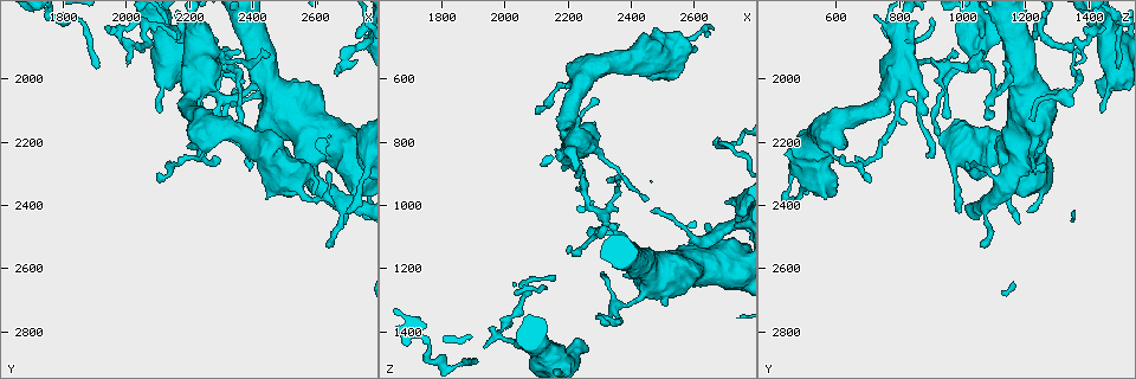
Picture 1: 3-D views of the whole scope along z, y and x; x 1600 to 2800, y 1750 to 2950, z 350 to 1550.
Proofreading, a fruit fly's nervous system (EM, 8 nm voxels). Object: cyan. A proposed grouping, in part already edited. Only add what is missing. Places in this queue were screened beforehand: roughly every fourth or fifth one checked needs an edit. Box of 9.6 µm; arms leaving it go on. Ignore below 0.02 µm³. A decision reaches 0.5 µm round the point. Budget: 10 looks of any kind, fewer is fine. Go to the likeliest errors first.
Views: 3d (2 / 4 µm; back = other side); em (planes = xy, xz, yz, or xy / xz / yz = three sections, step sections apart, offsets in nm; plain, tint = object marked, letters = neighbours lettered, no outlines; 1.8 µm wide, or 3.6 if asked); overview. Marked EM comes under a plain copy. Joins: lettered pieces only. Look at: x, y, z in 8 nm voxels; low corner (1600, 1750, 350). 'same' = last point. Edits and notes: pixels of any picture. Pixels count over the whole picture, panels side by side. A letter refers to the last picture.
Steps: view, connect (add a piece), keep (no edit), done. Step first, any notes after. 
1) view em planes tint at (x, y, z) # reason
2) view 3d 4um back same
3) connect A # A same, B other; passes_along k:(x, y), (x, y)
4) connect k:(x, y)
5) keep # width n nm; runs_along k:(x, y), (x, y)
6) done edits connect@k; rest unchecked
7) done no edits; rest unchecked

view em xz step 16 letters at (2350, 1910, 1060) # tapers out

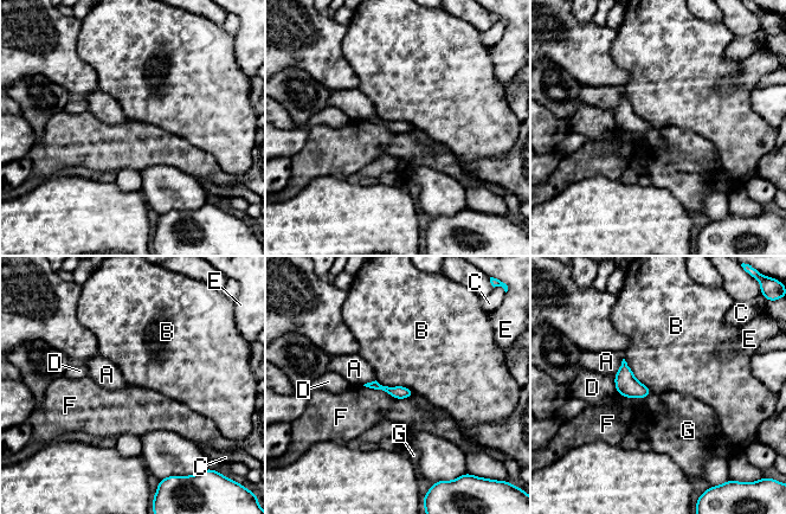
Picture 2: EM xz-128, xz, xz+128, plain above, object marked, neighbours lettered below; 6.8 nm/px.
keep # A other, B other, C other, D other, E other, F other, G other; runs_along 2:(372, 385), (394, 392), (408, 393); no lettered piece goes on from it

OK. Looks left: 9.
view em xz step 4 tint at (2280, 2180, 550) # a narrow waist

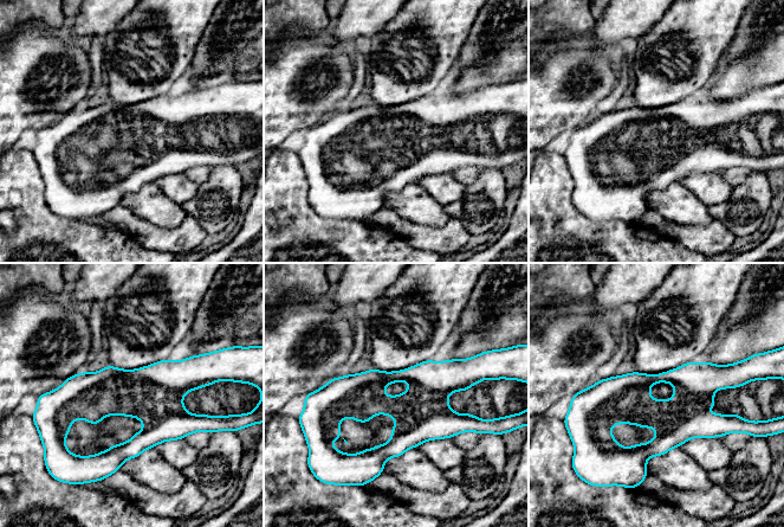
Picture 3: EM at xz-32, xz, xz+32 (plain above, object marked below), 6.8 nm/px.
view em planes tint same

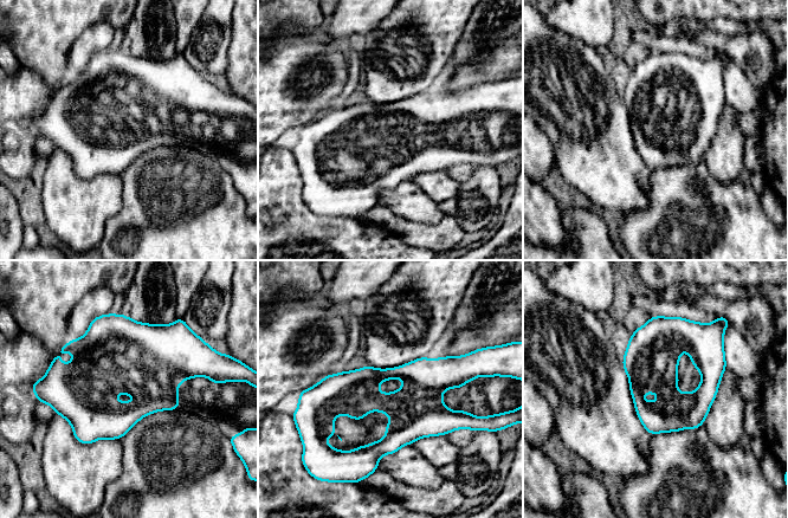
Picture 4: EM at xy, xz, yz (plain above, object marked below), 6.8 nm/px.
view em planes letters same # what lies round it

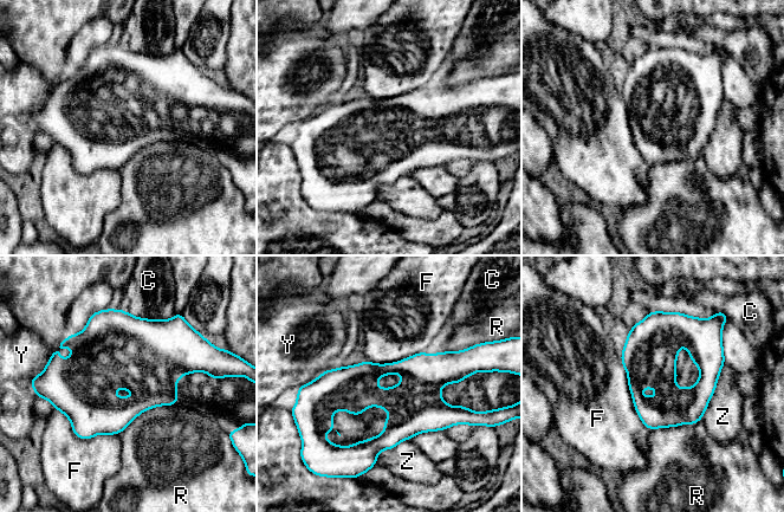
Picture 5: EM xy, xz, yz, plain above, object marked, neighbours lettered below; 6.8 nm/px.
keep # C other, F other, R other, Y other, Z other; runs_along 5:(318, 382), (425, 410), (457, 409); no lettered piece goes on from it

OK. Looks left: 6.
view em planes tint at (2600, 2360, 510) # an open end

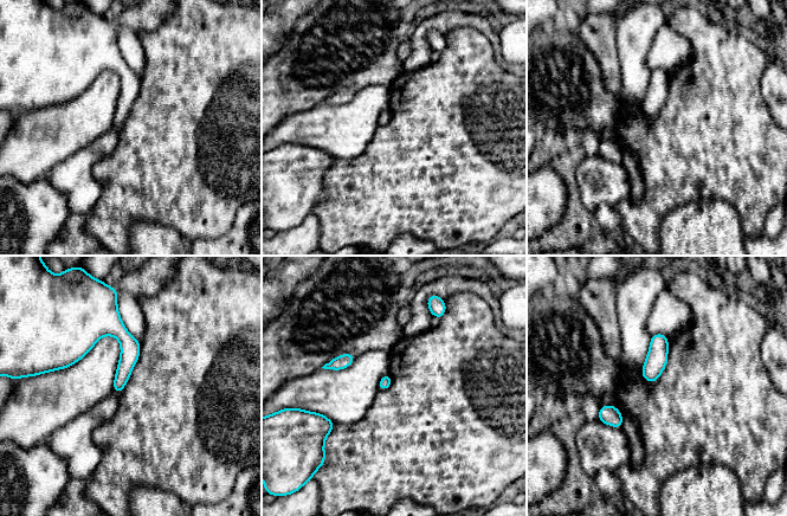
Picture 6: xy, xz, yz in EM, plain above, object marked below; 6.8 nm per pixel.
view em planes letters same

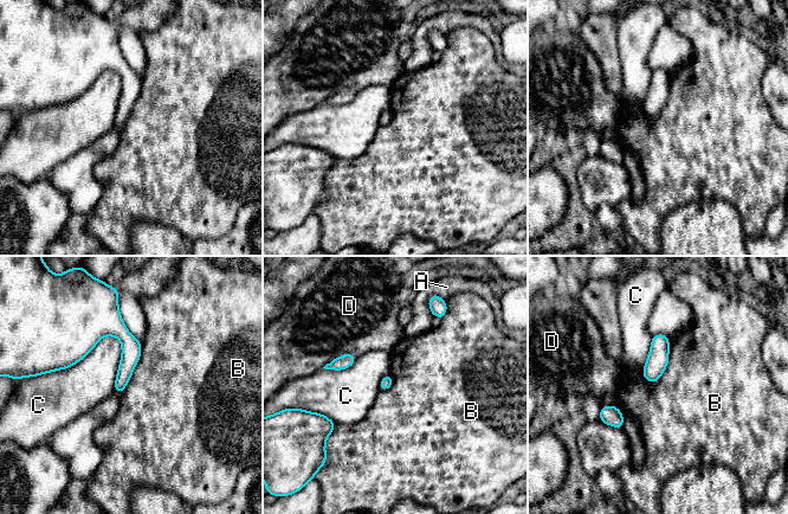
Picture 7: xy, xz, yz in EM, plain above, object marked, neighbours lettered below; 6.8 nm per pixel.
keep # longest_contact C 550 nm; A other, B other, C other, D other; runs_along 7:(117, 319), (128, 340), (118, 390); no lettered piece goes on from it

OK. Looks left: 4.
view em xy step 16 letters at (2250, 2060, 1440) # thick end

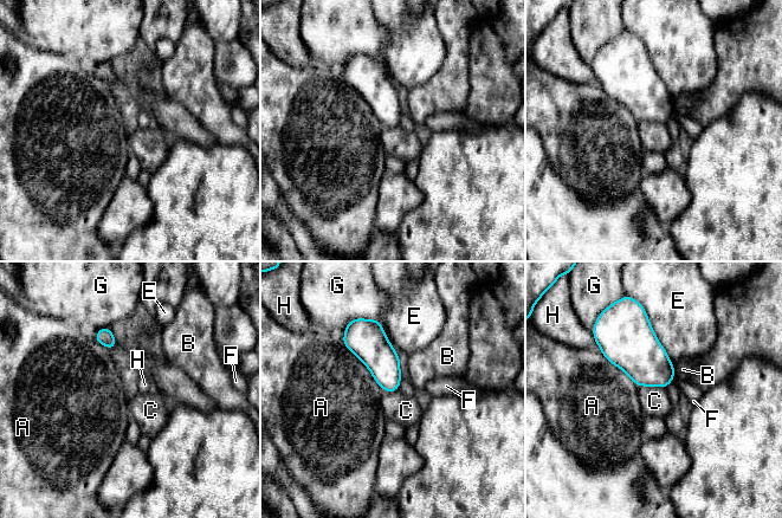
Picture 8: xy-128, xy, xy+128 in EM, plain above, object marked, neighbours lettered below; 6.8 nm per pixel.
keep # longest_contact A 440 nm; A other, B other, C other, E other, F other, G other, H other; border 8:(638, 386), (660, 386), (665, 388); none of them fits

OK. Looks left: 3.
done no edits; rest unchecked

